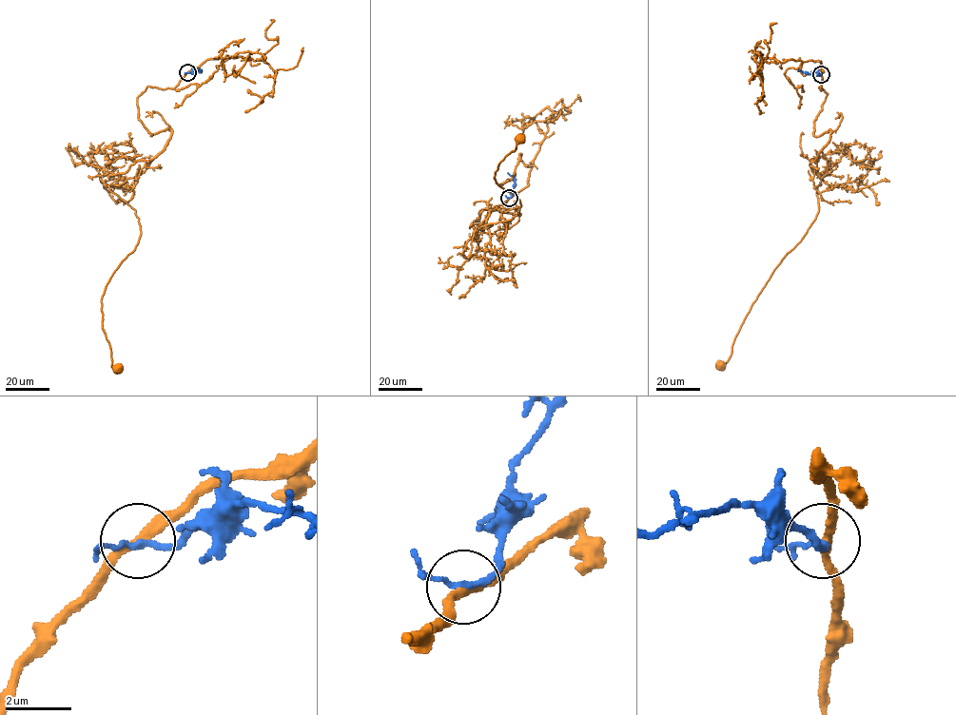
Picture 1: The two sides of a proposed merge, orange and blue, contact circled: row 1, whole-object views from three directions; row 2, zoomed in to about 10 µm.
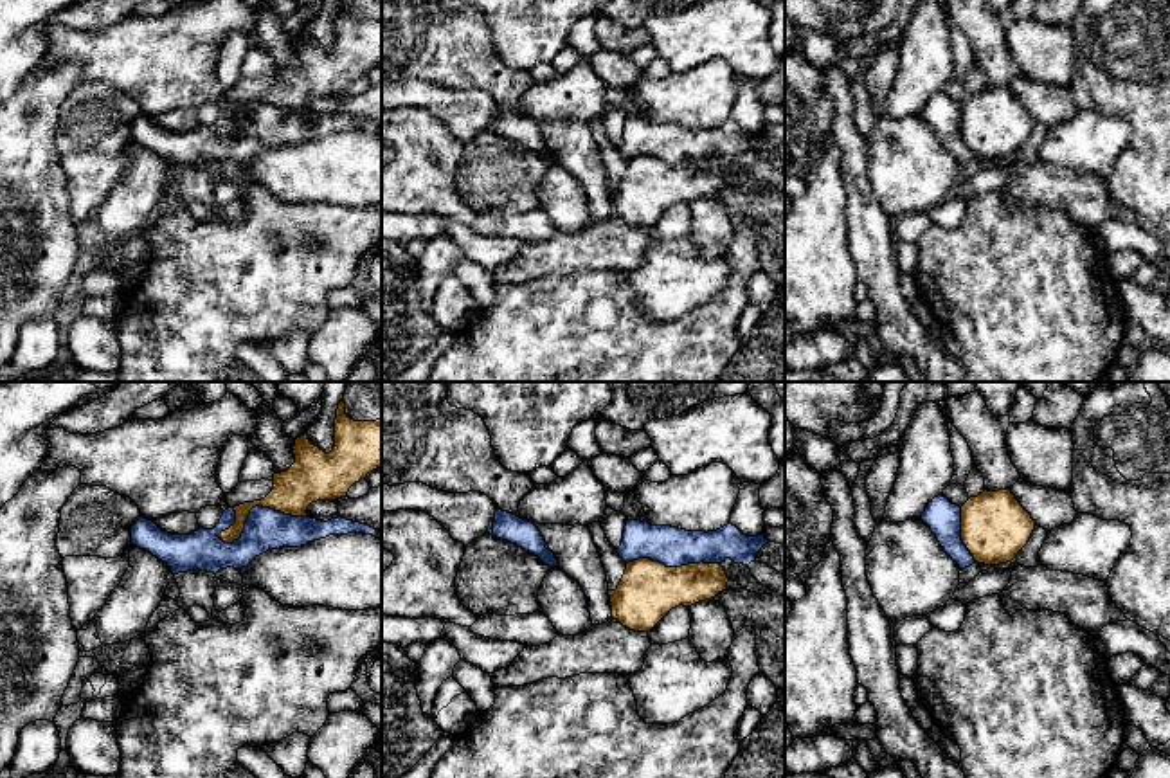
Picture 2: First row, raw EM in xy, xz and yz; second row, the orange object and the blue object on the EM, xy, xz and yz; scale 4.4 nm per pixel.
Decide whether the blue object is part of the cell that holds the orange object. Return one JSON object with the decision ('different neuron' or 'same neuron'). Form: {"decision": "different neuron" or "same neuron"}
{"decision": "different neuron"}

